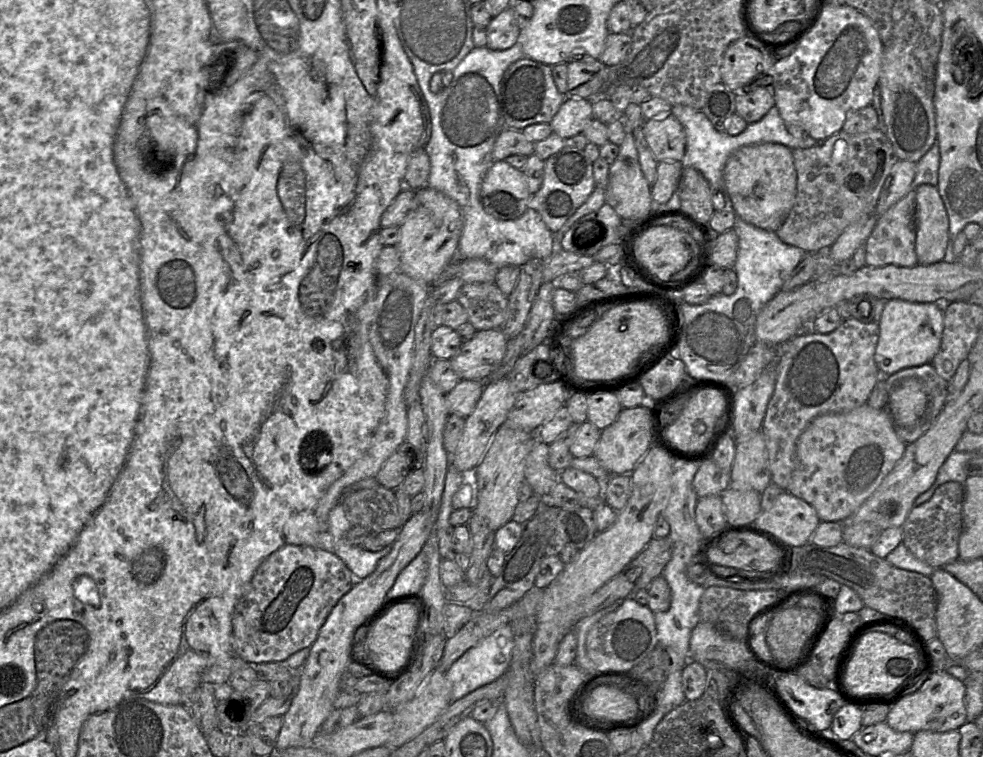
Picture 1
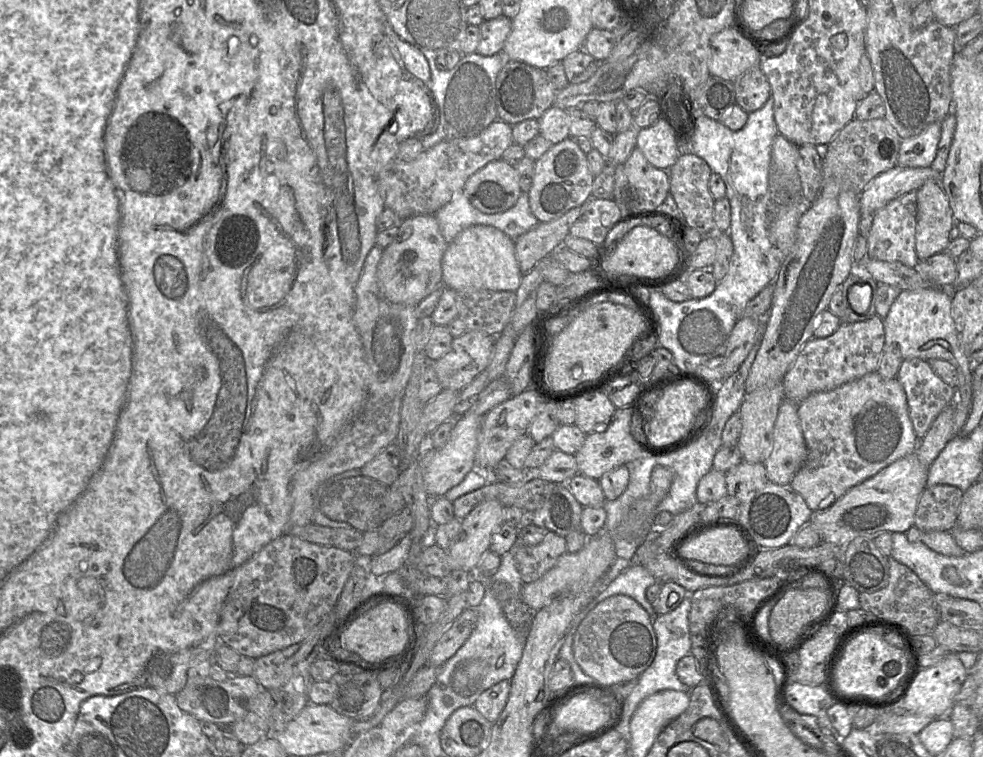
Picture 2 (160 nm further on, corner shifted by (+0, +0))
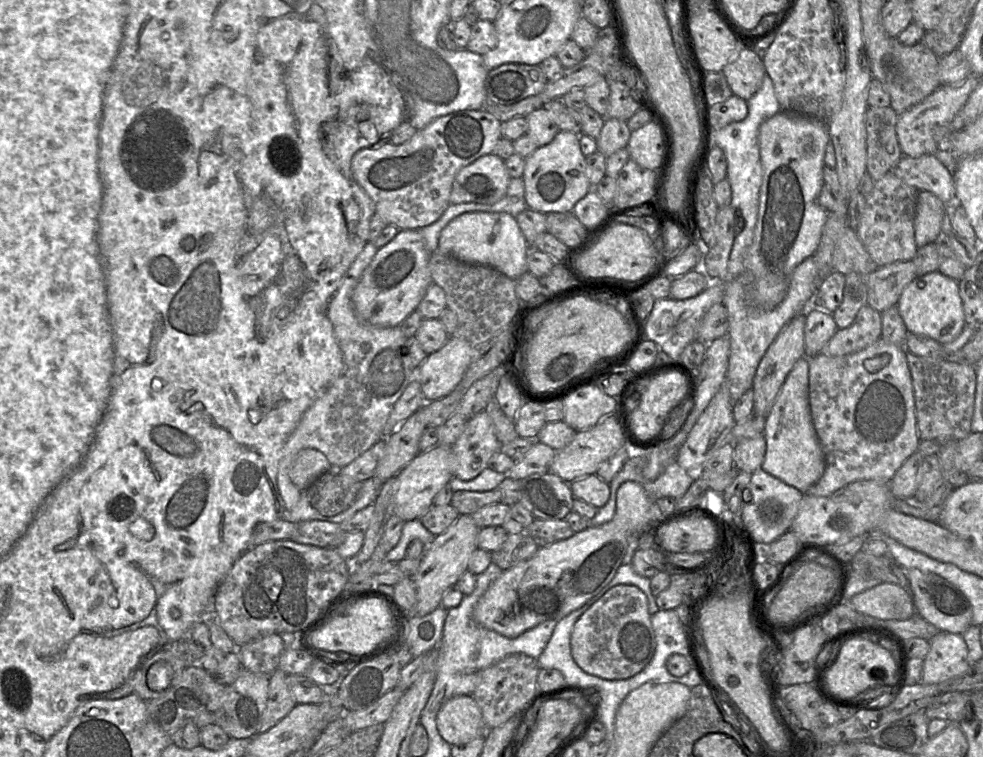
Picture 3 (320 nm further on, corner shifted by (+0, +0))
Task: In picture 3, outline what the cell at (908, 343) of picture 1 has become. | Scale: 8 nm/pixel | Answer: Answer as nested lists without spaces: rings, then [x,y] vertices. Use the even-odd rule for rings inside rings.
[[[939,271],[918,276],[910,282],[900,295],[897,308],[908,332],[930,337],[940,344],[955,340],[965,325],[959,281]]]

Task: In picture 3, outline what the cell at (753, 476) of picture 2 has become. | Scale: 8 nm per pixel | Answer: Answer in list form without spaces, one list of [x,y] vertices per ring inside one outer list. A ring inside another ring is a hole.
[[[764,435],[733,441],[733,446],[733,461],[736,470],[754,473],[761,468],[766,453]]]

